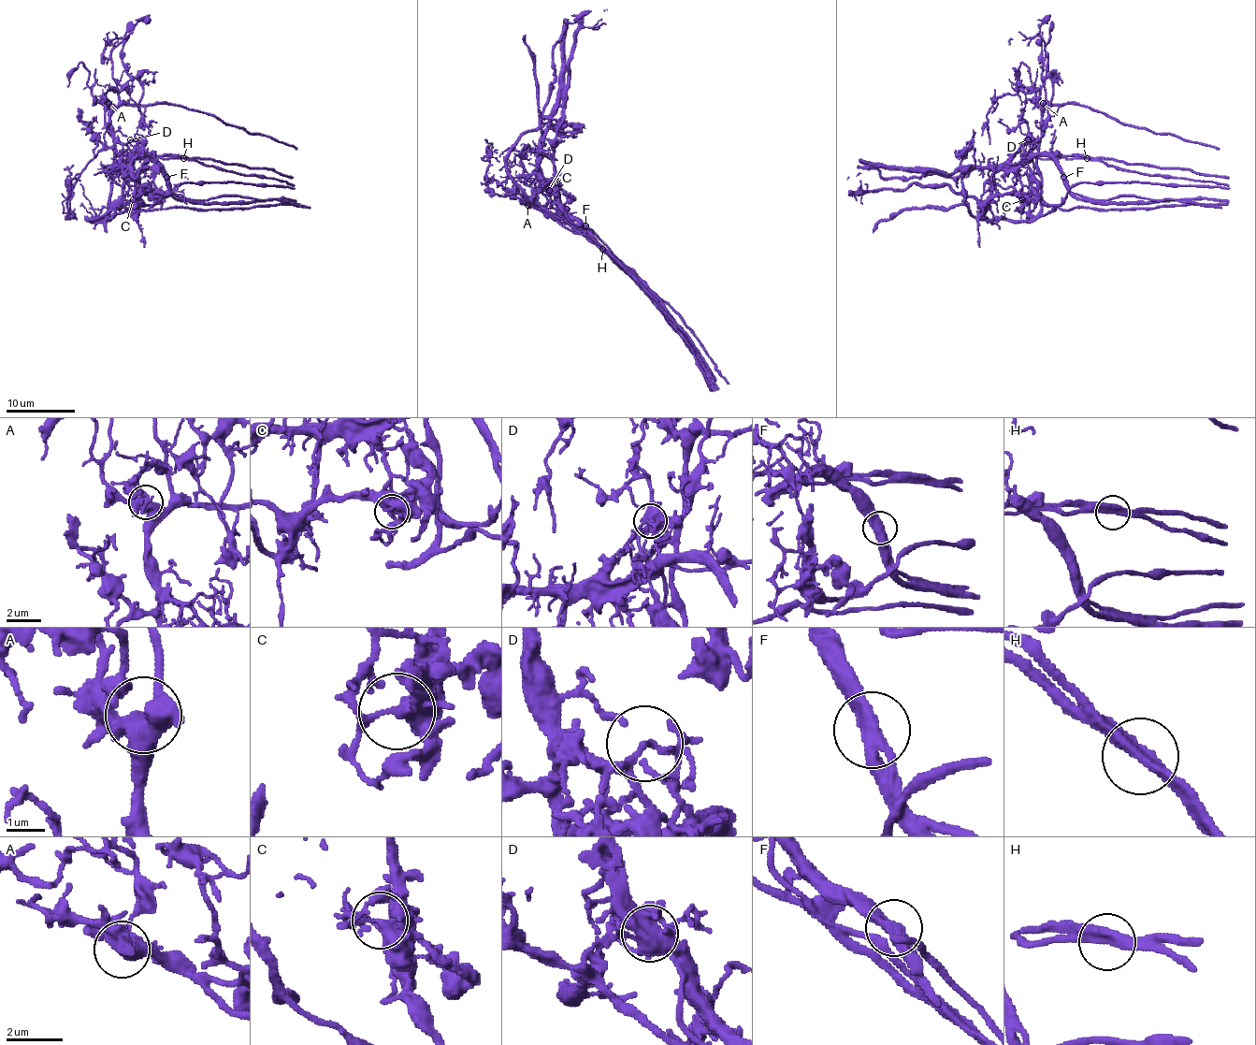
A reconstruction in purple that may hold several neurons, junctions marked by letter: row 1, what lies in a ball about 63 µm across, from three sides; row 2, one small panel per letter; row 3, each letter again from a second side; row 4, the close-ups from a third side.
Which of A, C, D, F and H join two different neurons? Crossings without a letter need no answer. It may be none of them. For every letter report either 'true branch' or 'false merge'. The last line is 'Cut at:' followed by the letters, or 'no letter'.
A: true branch
C: false merge
D: false merge
F: true branch
H: false merge
Cut at: C, D, H

